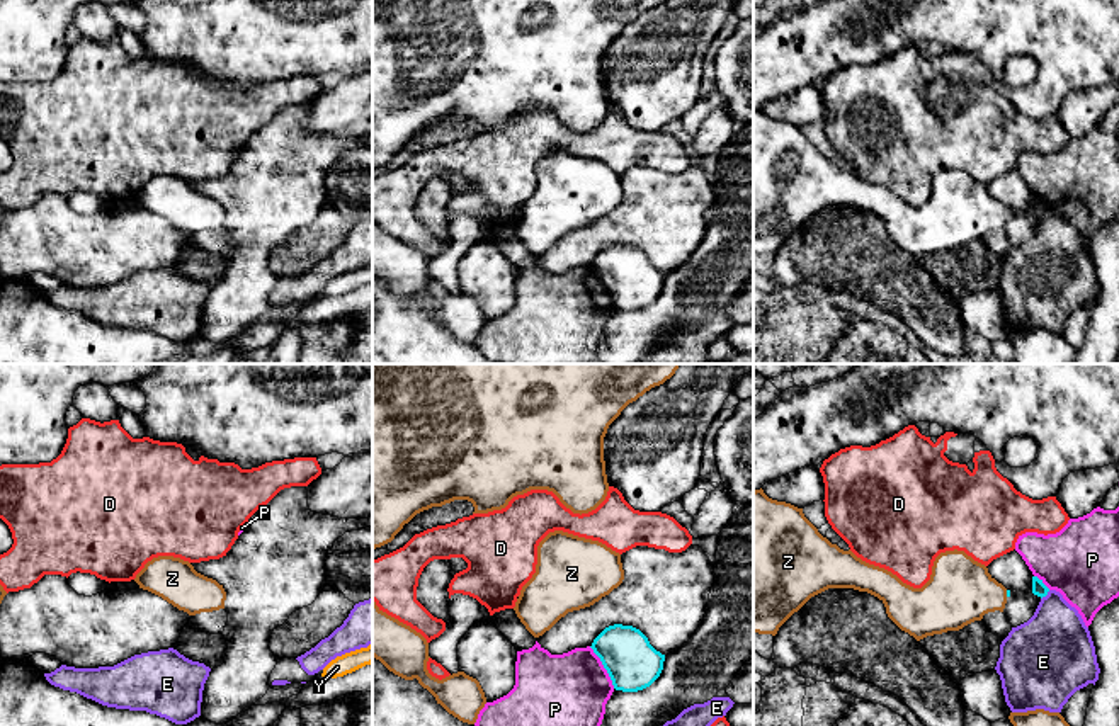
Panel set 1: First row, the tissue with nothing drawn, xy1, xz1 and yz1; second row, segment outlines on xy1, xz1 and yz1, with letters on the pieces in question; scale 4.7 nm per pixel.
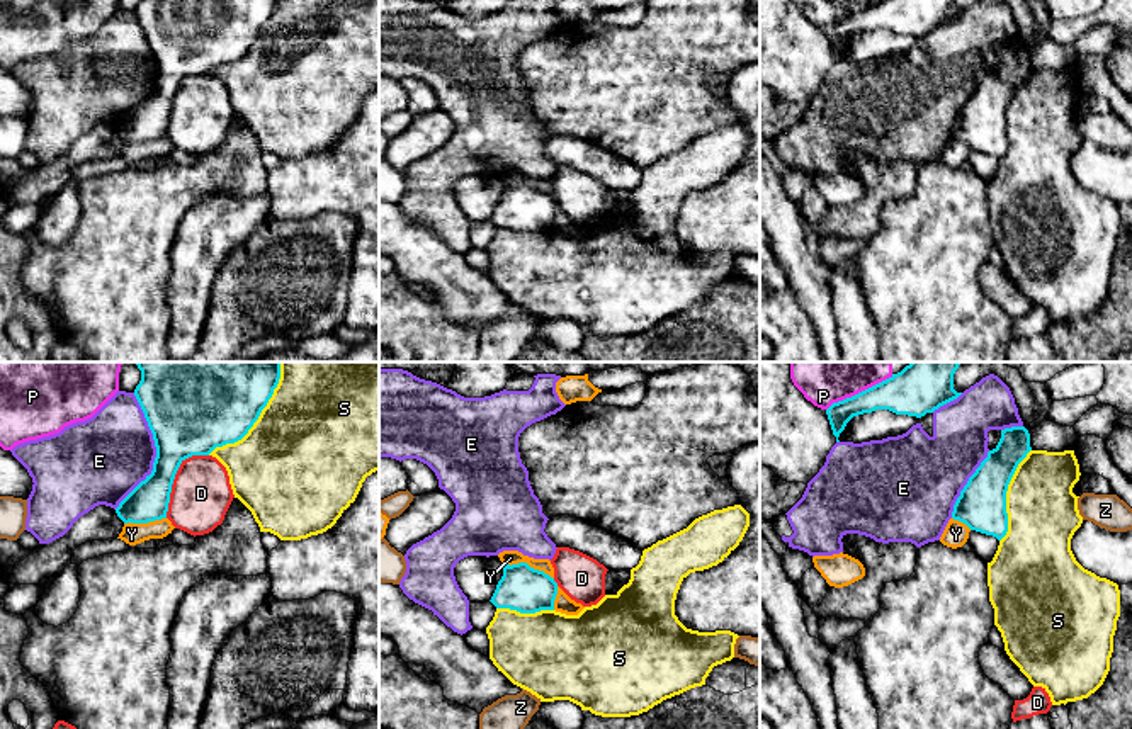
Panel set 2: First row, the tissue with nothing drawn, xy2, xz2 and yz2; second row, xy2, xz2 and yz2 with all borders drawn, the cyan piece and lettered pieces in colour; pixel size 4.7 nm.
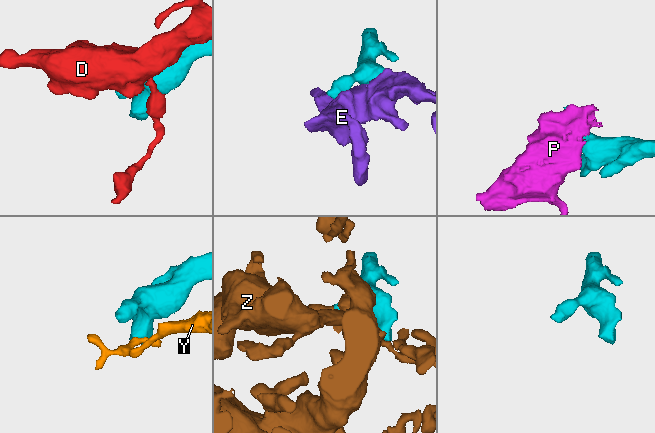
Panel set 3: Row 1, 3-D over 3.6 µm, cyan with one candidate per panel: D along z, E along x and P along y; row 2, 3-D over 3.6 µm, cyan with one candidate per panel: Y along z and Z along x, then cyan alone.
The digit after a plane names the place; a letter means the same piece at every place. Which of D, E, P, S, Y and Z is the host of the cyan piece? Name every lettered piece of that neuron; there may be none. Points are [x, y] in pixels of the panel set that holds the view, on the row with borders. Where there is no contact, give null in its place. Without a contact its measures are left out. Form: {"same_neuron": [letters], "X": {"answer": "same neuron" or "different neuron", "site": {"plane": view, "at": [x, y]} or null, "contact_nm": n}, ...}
{"same_neuron": ["Z"], "D": {"answer": "different neuron", "site": {"plane": "xy2", "at": [174, 478]}, "contact_nm": 360}, "E": {"answer": "different neuron", "site": {"plane": "xy2", "at": [157, 451]}, "contact_nm": 550}, "P": {"answer": "different neuron", "site": {"plane": "yz2", "at": [859, 393]}, "contact_nm": 360}, "S": {"answer": "different neuron", "site": {"plane": "xy2", "at": [259, 415]}, "contact_nm": 550}, "Y": {"answer": "different neuron", "site": {"plane": "xz2", "at": [527, 565]}, "contact_nm": 240}, "Z": {"answer": "same neuron", "site": {"plane": "yz1", "at": [1007, 594]}, "contact_nm": 30}}

